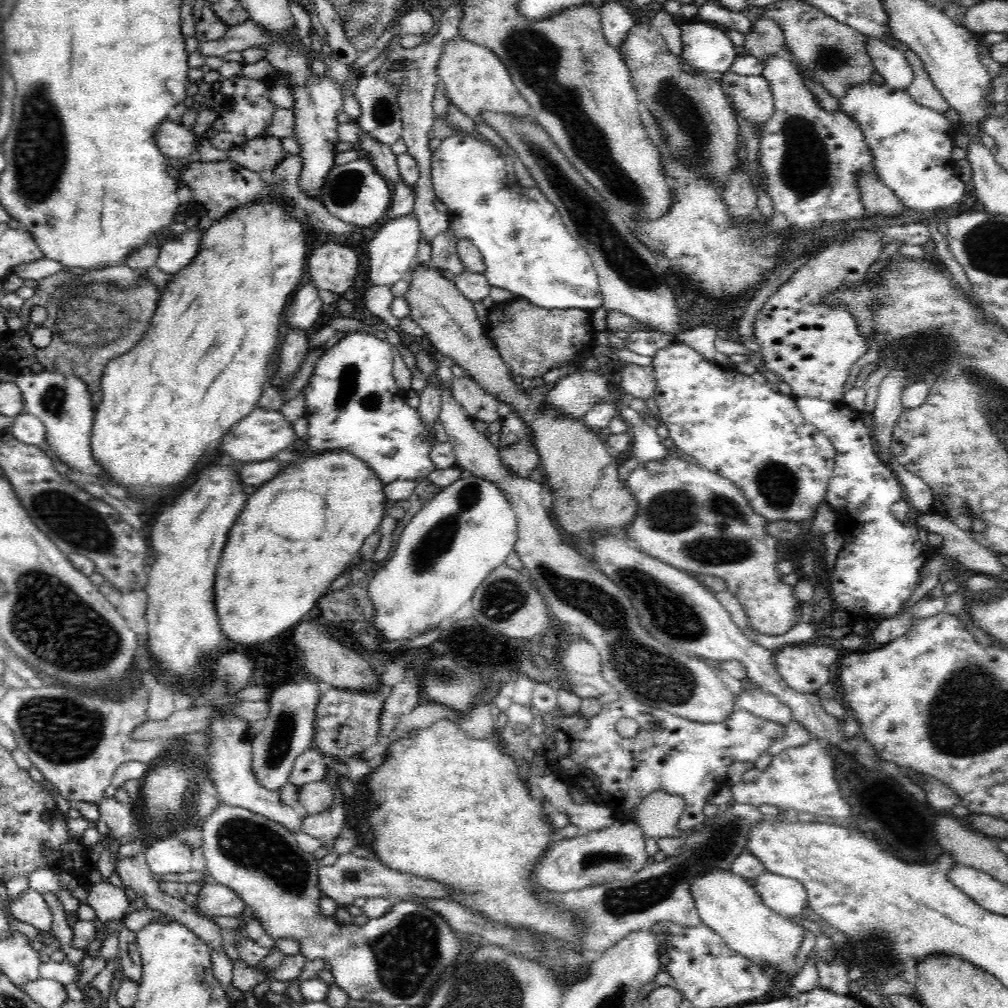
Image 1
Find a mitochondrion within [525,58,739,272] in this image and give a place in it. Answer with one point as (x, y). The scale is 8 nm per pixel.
(675, 99)

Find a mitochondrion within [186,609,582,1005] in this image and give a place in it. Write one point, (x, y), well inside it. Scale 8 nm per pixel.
(407, 955)

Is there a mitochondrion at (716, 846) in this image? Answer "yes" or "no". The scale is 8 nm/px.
yes

